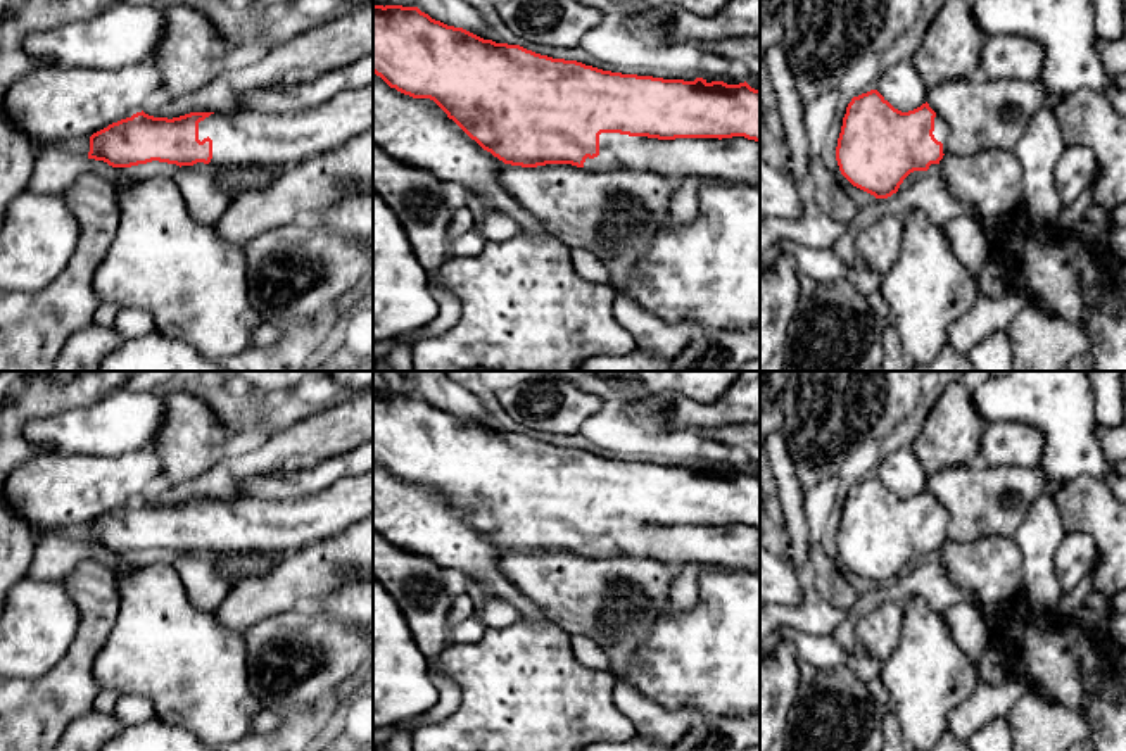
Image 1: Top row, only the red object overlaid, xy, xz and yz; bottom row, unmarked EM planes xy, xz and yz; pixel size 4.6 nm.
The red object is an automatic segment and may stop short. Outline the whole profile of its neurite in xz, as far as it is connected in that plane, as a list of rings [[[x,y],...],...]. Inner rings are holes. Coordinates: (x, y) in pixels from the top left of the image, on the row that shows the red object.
[[[373,5],[373,73],[413,98],[433,100],[471,140],[504,164],[537,167],[572,164],[587,171],[617,167],[665,178],[703,178],[760,186],[760,90],[746,81],[727,85],[622,74],[553,59],[520,45],[484,40],[432,19],[418,7]]]

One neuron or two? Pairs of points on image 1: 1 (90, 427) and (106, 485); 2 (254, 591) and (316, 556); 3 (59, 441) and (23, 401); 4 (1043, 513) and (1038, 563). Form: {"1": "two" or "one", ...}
{"1": "two", "2": "one", "3": "two", "4": "one"}

